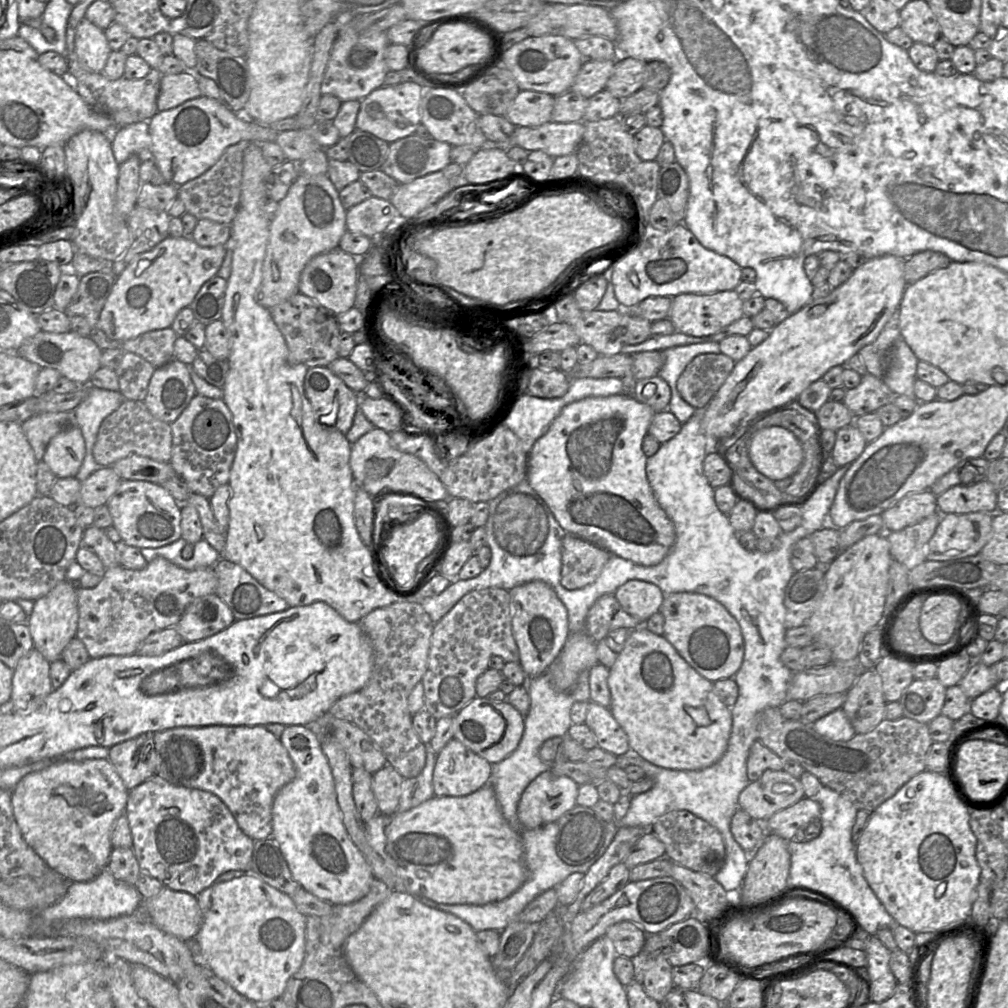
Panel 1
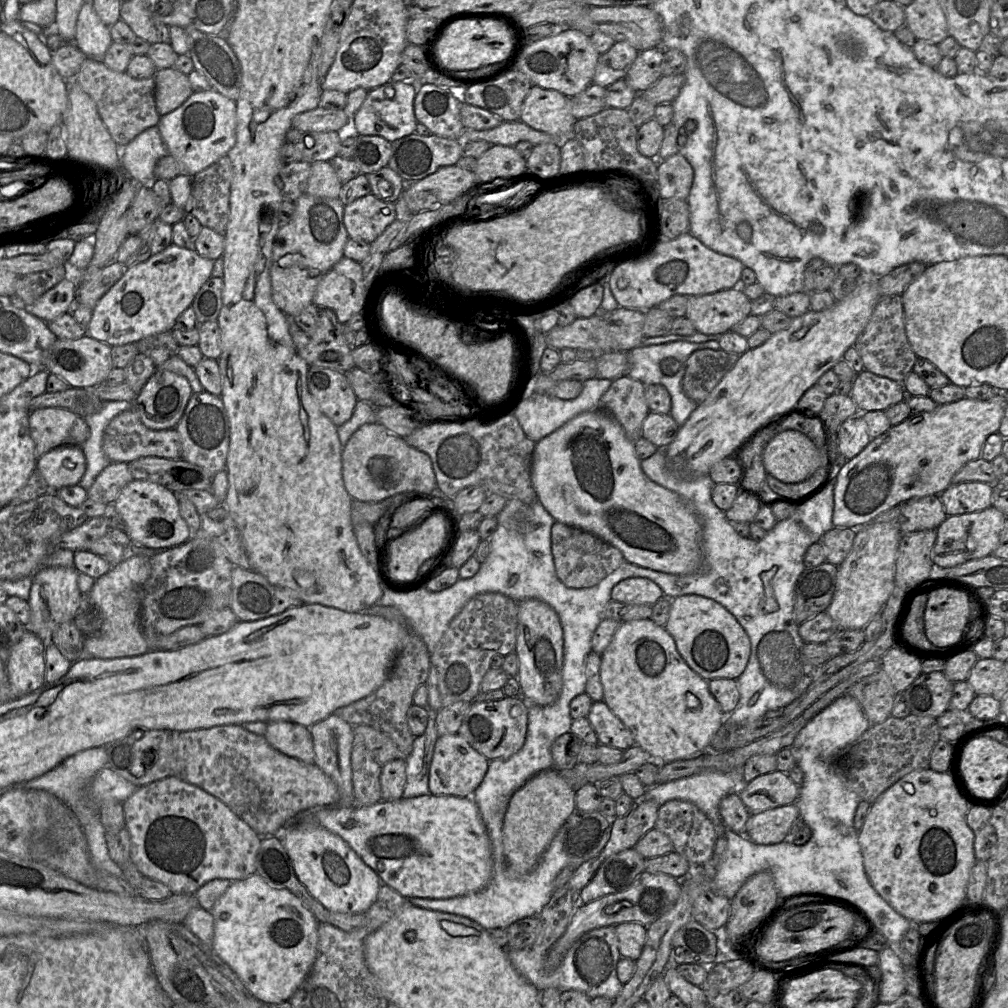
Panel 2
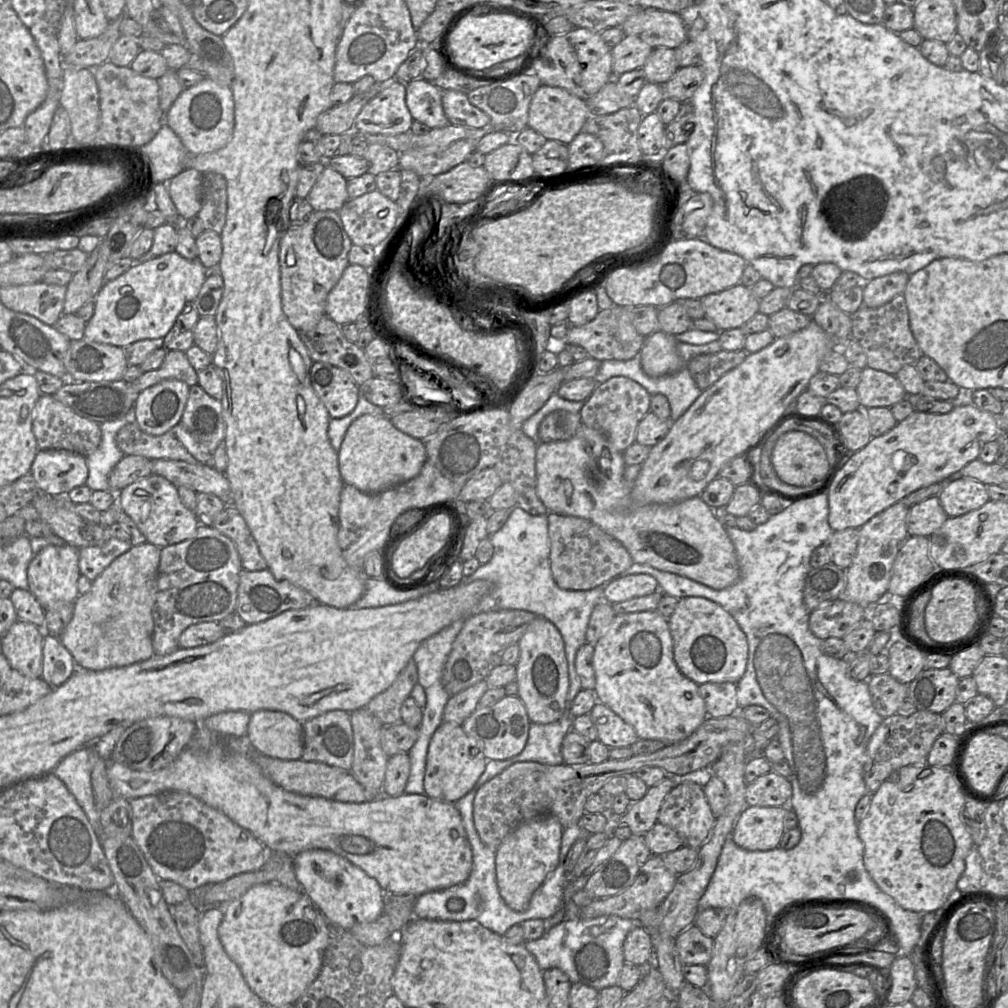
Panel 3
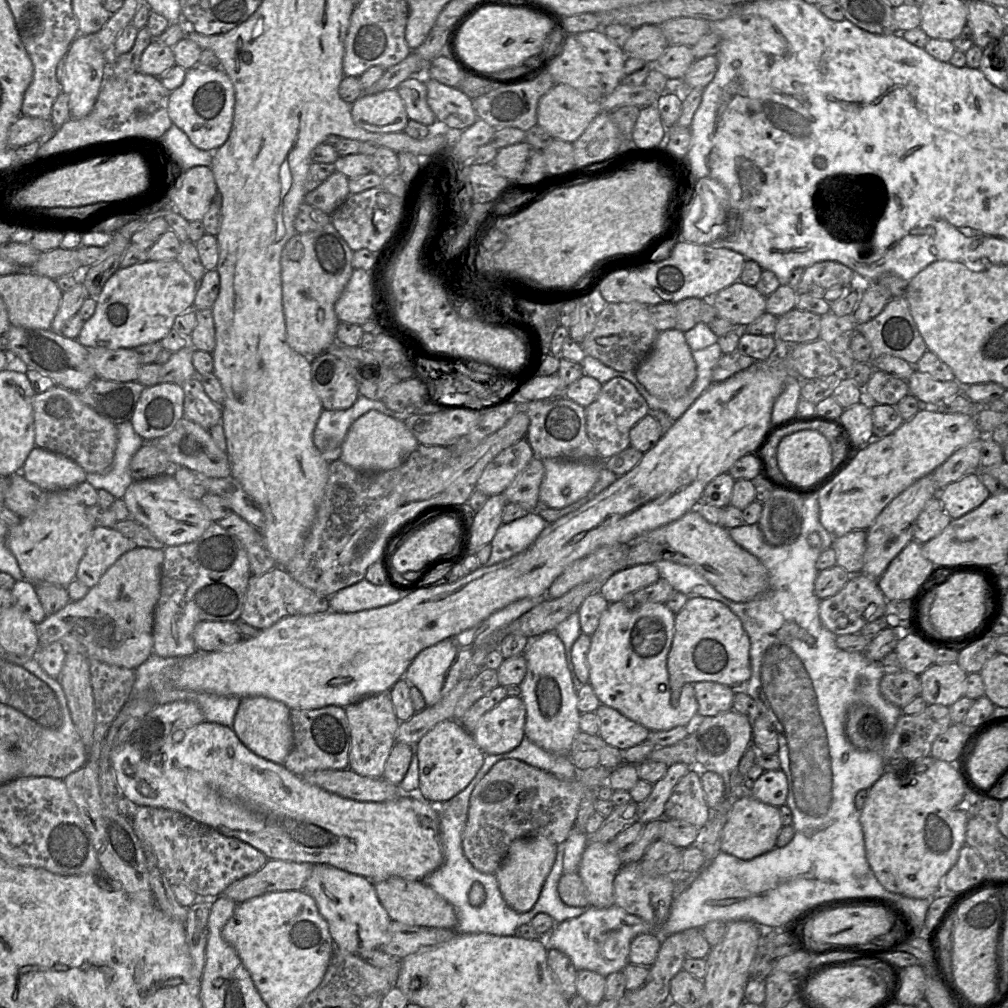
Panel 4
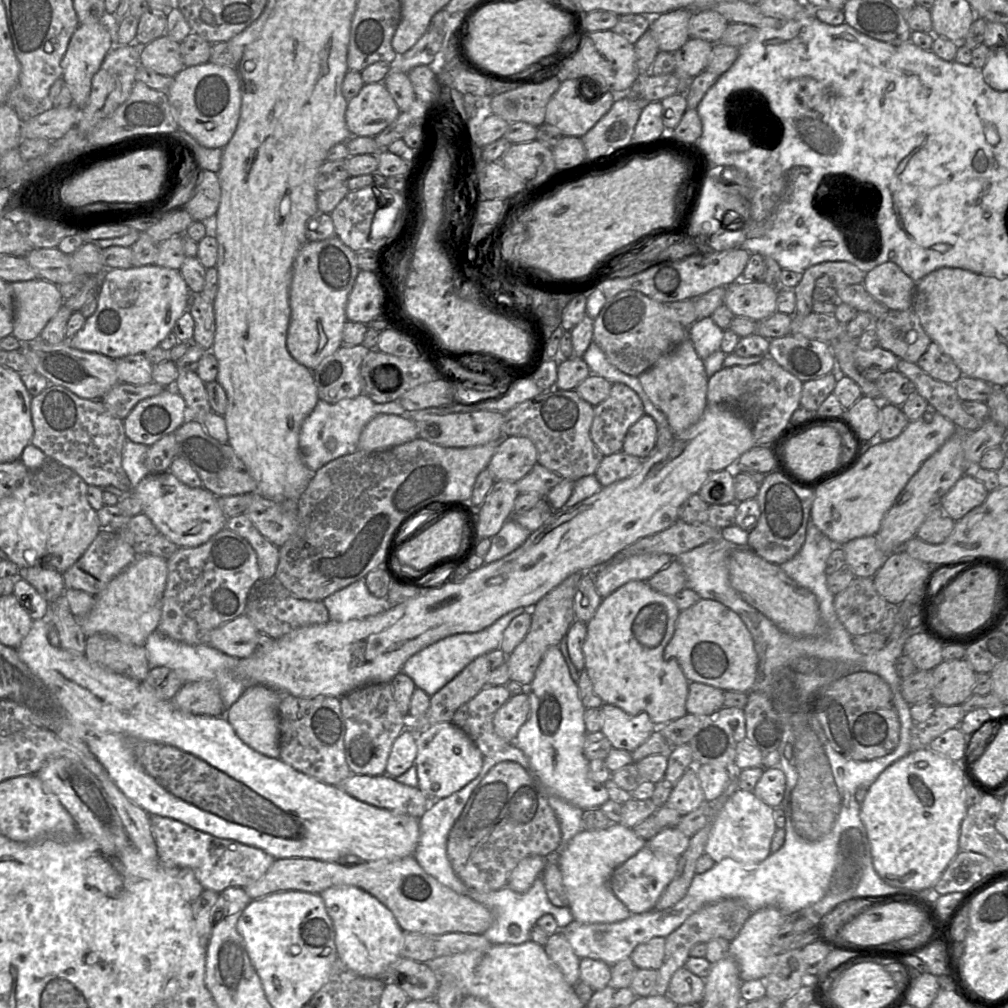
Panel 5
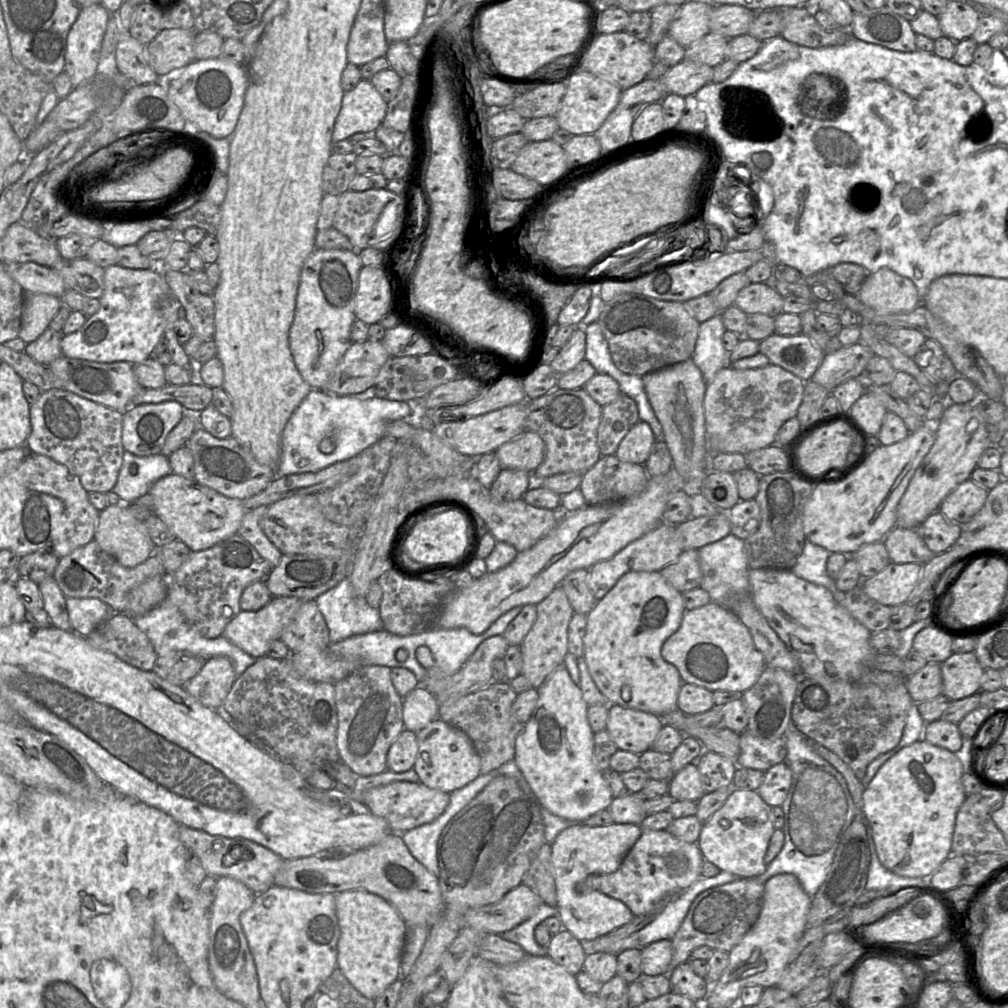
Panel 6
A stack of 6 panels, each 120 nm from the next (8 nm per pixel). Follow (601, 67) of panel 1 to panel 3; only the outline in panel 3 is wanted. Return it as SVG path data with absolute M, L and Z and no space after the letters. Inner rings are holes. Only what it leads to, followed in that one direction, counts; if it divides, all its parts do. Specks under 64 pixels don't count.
M628 35L611 50L613 59L613 75L642 68L646 63L653 48L639 37Z

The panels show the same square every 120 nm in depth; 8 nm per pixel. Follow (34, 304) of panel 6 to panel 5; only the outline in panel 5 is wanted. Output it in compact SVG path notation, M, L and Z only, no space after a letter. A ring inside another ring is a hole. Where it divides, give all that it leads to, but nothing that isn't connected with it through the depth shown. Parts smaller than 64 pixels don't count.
M42 278L10 284L15 301L12 334L20 342L35 340L63 305L58 285Z

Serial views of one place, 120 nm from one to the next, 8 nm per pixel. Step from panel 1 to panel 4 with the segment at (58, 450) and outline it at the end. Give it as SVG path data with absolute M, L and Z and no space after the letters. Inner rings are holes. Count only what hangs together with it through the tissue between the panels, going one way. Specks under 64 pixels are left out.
M37 446L29 453L21 473L44 491L74 489L86 481L87 475L72 459Z

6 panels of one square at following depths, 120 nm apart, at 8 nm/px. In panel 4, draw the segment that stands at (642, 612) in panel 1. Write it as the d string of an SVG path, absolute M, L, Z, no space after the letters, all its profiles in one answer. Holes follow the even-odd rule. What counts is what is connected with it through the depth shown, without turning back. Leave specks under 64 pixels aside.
M654 564L628 566L614 573L602 585L599 593L609 602L625 600L632 593L645 588L660 579L660 573Z

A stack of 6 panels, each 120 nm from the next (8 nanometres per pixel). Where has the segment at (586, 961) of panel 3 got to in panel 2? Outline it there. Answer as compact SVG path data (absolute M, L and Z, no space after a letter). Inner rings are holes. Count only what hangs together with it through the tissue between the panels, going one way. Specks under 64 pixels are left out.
M616 926L595 928L584 933L553 971L545 967L546 955L536 953L531 947L508 950L508 957L515 970L540 991L546 988L556 988L561 992L577 990L591 999L602 996L614 1001L624 986L617 976L617 964L622 956L618 948Z

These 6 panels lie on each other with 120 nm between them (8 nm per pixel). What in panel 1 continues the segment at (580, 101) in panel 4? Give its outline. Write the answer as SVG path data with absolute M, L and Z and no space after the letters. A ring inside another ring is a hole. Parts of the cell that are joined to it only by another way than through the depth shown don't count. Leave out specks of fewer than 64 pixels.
M520 91L505 117L515 126L540 126L551 121L554 99L544 92Z

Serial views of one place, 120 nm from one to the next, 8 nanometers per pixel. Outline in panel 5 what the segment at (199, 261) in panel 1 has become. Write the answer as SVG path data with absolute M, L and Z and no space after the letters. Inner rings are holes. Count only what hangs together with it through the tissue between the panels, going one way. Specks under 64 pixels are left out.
M156 264L128 269L106 268L95 312L86 318L84 326L72 338L67 339L67 344L72 348L103 354L112 359L143 354L160 344L173 330L178 318L185 312L190 312L191 303L192 294L180 270Z

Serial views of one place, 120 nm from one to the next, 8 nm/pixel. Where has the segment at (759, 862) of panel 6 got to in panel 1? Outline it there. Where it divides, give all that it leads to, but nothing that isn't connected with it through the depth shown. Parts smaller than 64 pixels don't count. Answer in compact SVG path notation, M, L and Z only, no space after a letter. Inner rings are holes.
M804 797L797 803L775 813L772 817L764 822L764 826L767 833L776 834L781 838L789 841L794 839L796 832L800 828L805 830L810 822L819 819L820 814L820 804L812 798Z

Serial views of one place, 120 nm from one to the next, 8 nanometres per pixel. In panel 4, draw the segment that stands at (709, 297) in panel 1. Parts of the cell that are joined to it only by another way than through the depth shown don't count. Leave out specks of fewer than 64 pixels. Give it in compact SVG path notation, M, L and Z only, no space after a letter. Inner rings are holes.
M738 280L719 291L710 301L716 308L718 317L745 327L766 312L766 299L756 287Z

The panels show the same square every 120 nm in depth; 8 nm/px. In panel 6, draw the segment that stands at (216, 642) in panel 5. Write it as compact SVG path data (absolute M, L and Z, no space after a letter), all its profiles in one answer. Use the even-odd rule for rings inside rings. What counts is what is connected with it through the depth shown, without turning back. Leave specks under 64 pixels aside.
M282 596L282 597L273 597L263 608L257 611L243 611L241 610L238 615L225 627L225 630L222 634L228 641L242 649L244 652L249 654L254 658L261 658L267 655L267 652L270 648L270 644L277 639L280 639L282 630L291 622L294 618L295 613L300 608L303 601L310 600L301 600L296 597L291 596Z

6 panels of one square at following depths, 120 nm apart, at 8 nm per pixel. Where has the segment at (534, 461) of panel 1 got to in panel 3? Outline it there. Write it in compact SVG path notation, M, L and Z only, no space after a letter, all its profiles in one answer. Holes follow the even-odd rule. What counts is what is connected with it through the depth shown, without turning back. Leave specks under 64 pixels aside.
M582 424L576 435L563 441L539 442L535 456L536 494L548 513L586 519L618 540L634 563L678 574L714 590L733 585L740 577L735 547L715 511L700 496L672 504L636 504L631 498L631 484L624 480L625 462L622 452L598 431Z

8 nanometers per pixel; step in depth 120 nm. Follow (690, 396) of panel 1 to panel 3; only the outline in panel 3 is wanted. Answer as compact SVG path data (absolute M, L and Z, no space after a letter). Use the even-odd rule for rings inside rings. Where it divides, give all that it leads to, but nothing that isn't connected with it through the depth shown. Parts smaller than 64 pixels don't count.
M744 350L725 351L713 354L700 354L693 357L687 368L701 391L706 390L731 369L737 367L746 358Z

